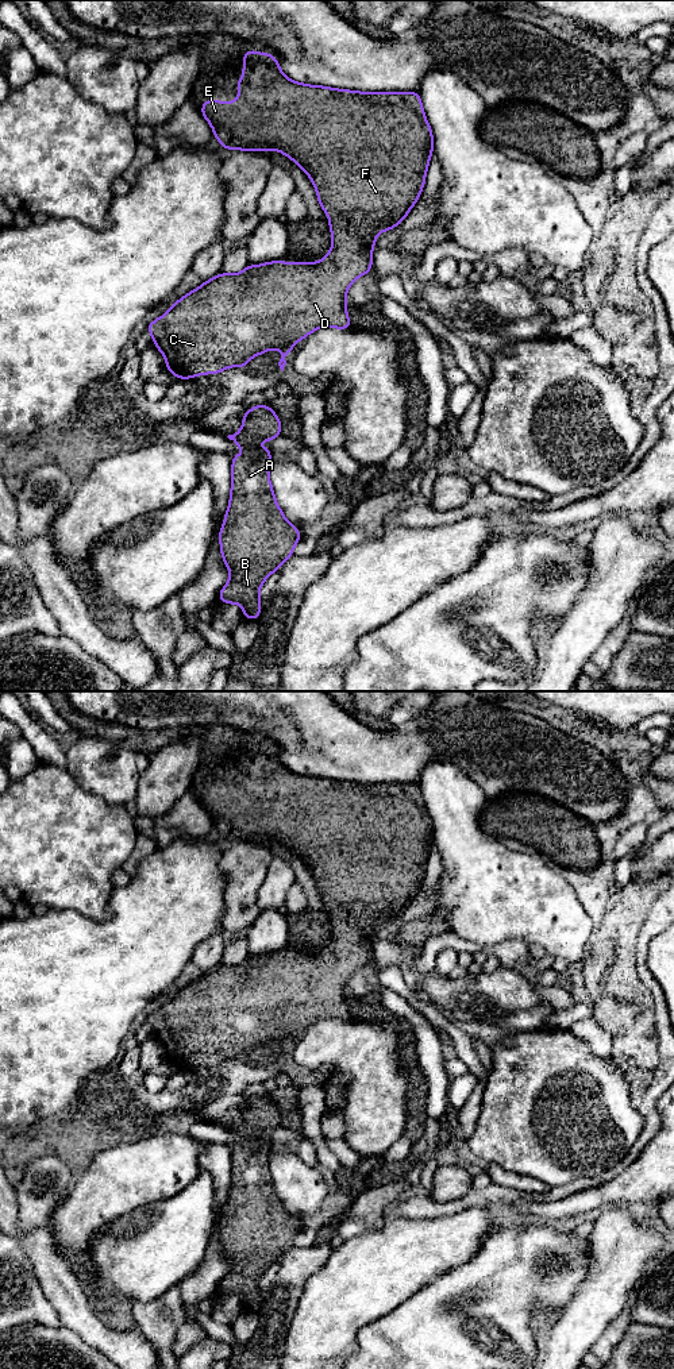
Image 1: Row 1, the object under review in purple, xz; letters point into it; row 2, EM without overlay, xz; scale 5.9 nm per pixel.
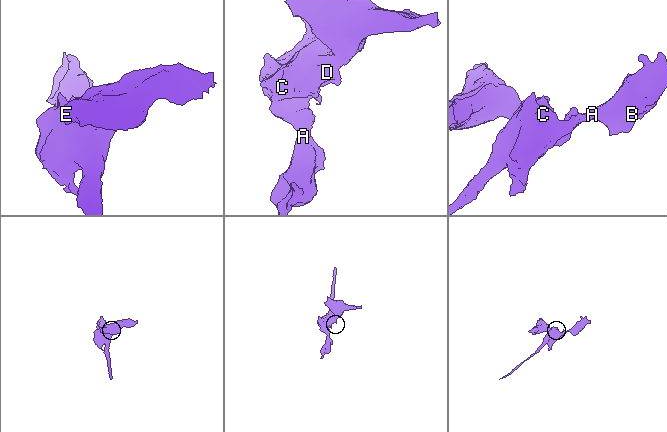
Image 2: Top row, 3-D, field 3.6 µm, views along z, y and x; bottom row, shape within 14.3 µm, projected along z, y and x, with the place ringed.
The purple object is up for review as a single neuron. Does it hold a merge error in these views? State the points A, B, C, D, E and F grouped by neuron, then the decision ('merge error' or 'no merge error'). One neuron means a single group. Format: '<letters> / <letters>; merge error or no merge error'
A B C D E F; no merge error

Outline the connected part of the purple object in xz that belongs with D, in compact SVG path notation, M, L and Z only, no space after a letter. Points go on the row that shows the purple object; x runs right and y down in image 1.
M250 50L243 53L243 77L238 80L235 86L242 92L232 103L223 103L219 100L204 100L200 113L207 119L213 130L213 135L223 149L265 151L278 150L307 173L316 189L319 205L330 217L330 230L332 235L332 247L326 258L319 262L266 262L262 265L247 265L247 267L236 274L220 273L212 279L204 281L201 286L189 292L173 304L173 306L161 317L155 319L147 325L147 331L151 333L154 347L157 347L165 356L166 370L173 373L177 379L188 379L199 377L201 374L217 374L228 367L246 367L249 360L257 355L261 355L271 348L281 350L281 359L278 362L280 369L284 371L286 365L285 356L288 352L294 354L296 350L289 344L292 342L300 343L307 335L321 327L332 327L339 329L350 329L351 323L346 309L346 293L351 284L361 275L370 273L373 269L371 251L375 247L375 236L380 232L396 228L409 213L416 204L423 186L425 184L425 173L430 165L431 154L434 151L432 130L425 119L425 113L421 105L421 99L417 92L355 92L346 89L334 89L330 86L305 85L288 78L280 69L280 63L270 53L259 54L258 50Z

